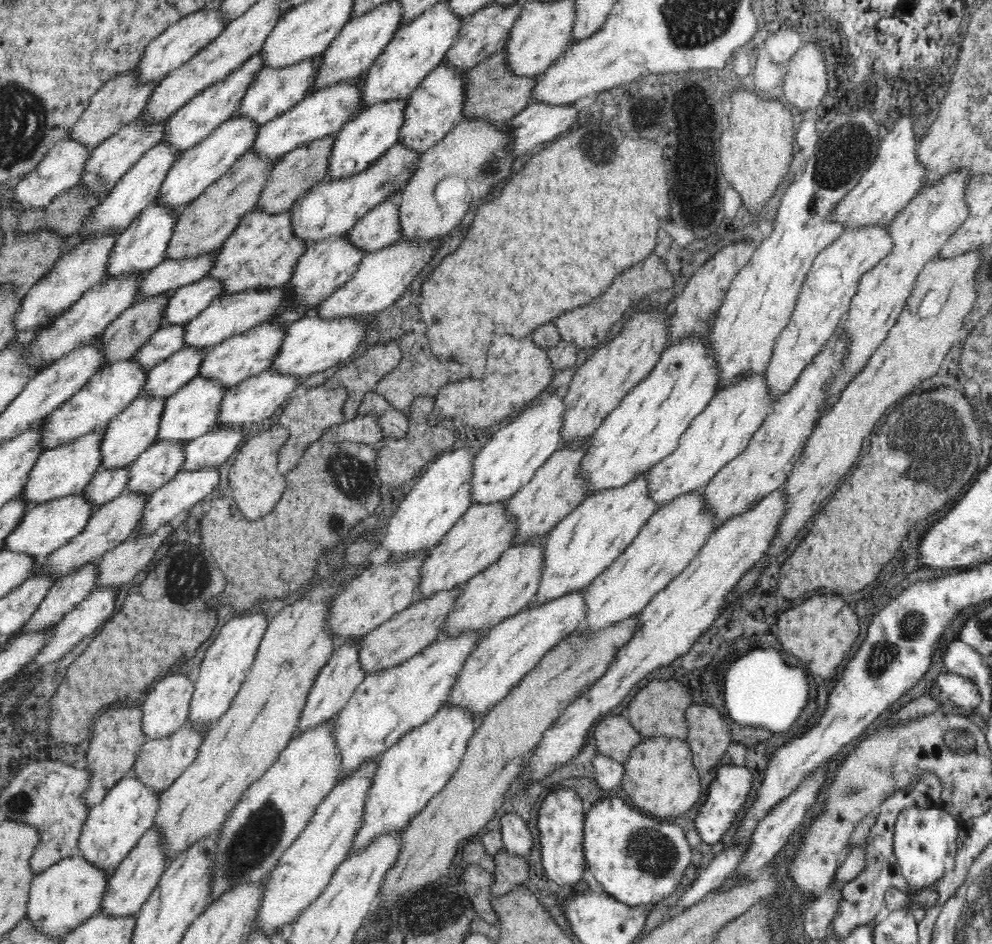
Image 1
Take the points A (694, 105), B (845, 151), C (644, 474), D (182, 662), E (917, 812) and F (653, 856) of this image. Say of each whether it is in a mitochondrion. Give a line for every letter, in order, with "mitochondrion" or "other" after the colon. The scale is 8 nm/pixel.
A: other
B: mitochondrion
C: other
D: other
E: other
F: mitochondrion

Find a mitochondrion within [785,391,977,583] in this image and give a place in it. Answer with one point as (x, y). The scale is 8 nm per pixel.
(898, 469)

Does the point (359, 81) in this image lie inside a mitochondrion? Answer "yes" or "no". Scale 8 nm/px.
no

